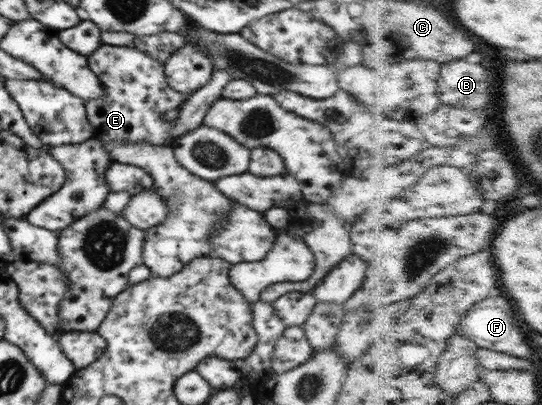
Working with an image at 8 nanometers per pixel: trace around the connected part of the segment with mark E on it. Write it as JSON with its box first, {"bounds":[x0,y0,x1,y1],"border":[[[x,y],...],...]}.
{"bounds":[86,44,188,145],"border":[[[102,44],[93,54],[87,57],[89,68],[97,75],[101,81],[101,86],[105,89],[105,96],[100,100],[87,100],[86,111],[89,122],[93,125],[95,136],[99,140],[105,141],[149,141],[156,145],[172,144],[171,128],[173,121],[163,119],[163,114],[180,108],[188,99],[188,95],[175,91],[169,83],[164,73],[164,63],[153,58],[151,55],[137,50],[133,47],[113,46]]]}

